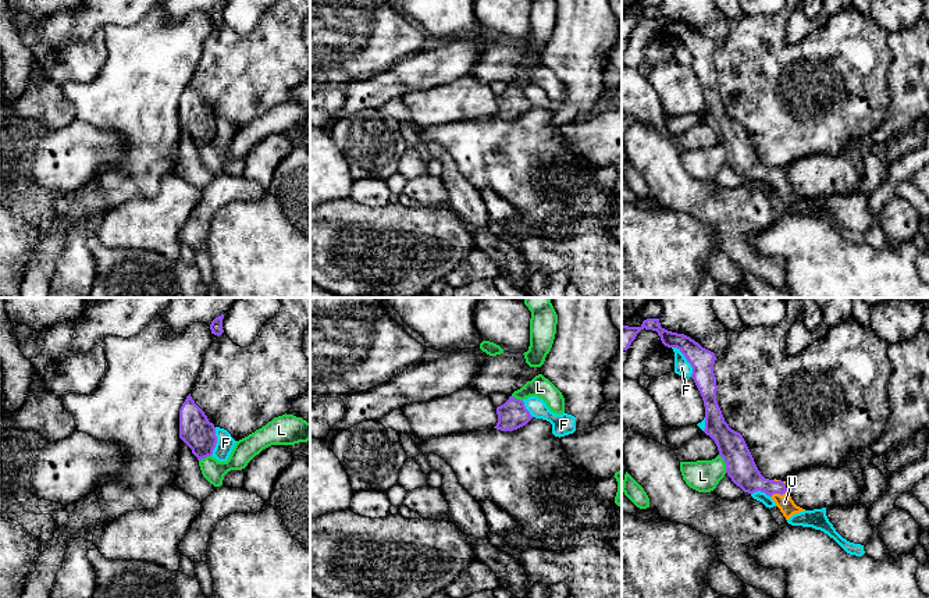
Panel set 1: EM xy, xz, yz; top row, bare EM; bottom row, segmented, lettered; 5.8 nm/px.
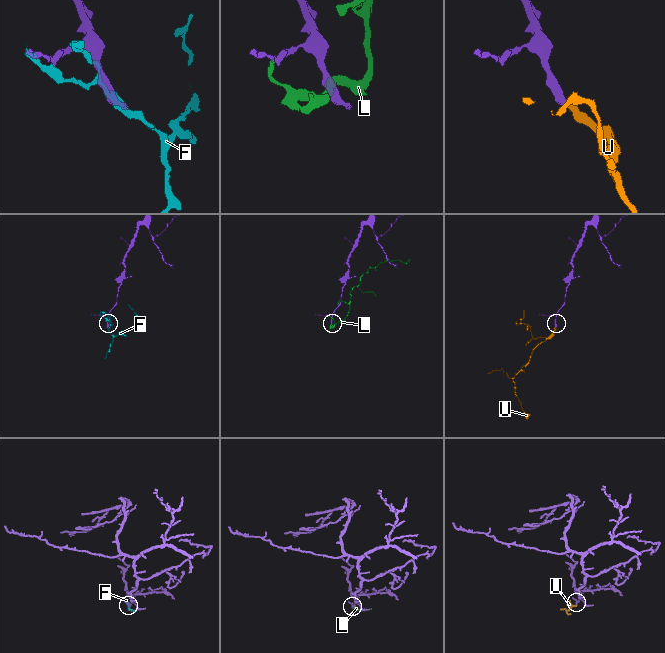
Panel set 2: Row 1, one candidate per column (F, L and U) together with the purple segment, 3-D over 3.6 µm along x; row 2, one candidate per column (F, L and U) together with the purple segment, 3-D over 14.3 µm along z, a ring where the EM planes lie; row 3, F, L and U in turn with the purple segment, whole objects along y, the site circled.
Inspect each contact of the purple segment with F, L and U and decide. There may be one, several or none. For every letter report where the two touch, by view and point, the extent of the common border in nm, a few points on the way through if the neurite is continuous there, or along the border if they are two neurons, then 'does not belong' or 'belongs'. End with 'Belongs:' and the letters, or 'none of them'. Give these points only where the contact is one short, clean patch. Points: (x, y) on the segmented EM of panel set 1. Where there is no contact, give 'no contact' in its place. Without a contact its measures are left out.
F: meets purple in yz at (687, 360); contact 200 nm long; does not belong
L: meets purple in yz at (725, 462); contact 120 nm long; border along yz (718, 455), (722, 458), (726, 472); does not belong
U: meets purple in yz at (778, 493); contact 100 nm long; runs through yz (741, 469), (754, 481), (778, 493), (785, 502); belongs
Belongs: U

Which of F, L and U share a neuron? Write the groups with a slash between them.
F / L / U

